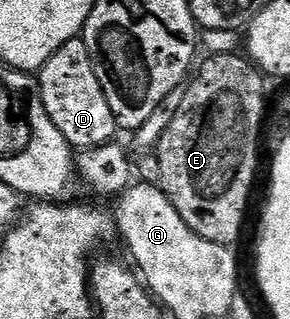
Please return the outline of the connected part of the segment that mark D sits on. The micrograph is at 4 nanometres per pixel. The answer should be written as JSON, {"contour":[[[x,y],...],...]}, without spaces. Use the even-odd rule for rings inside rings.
{"contour":[[[81,38],[60,46],[60,50],[56,50],[42,71],[37,73],[36,79],[44,110],[48,110],[48,118],[56,122],[56,130],[64,134],[71,149],[99,148],[101,144],[111,143],[117,137],[114,135],[119,135],[120,129],[112,114],[112,106],[108,106],[104,90],[100,90],[100,78],[96,78],[92,54],[88,54],[88,46]]]}

